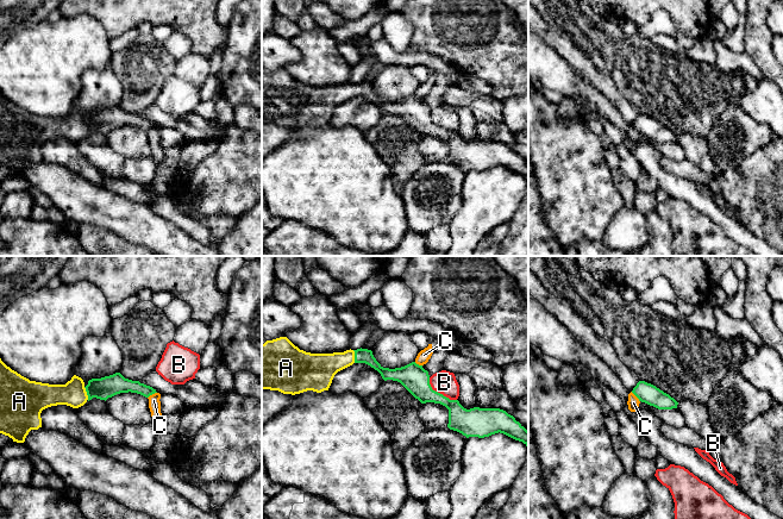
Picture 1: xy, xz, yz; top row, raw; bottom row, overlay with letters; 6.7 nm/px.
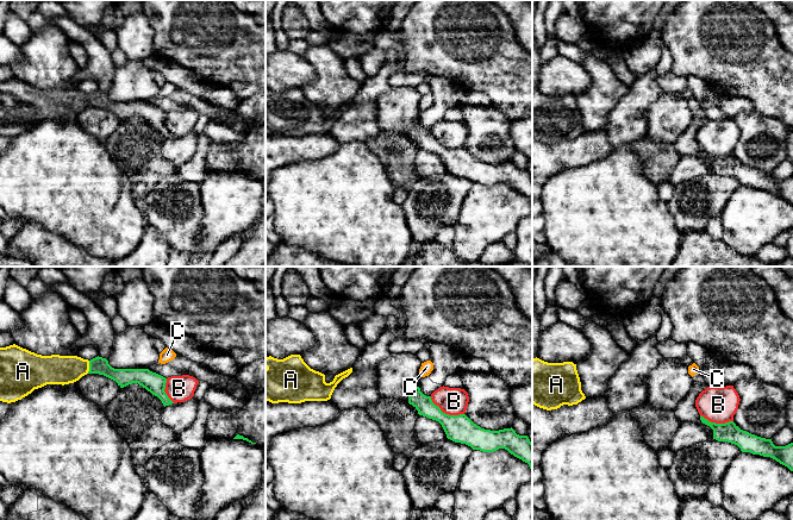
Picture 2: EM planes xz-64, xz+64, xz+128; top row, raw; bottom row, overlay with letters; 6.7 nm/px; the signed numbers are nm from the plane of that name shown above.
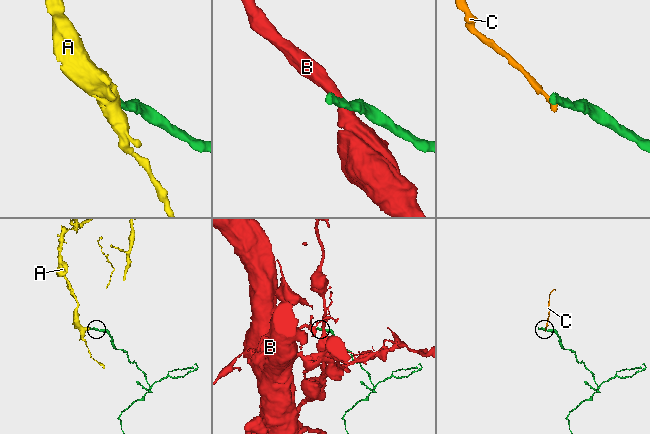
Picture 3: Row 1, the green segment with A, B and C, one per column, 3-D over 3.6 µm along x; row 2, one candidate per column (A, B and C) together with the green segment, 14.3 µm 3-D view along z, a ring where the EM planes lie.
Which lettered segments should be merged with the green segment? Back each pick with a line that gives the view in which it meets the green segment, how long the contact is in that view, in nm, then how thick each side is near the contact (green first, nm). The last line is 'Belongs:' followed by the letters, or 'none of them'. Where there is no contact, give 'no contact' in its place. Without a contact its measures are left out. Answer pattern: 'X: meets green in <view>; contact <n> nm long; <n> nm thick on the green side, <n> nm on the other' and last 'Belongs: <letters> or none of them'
A: meets green in xy; contact 90 nm long; 150 nm thick on the green side, 170 nm on the other
Belongs: A

